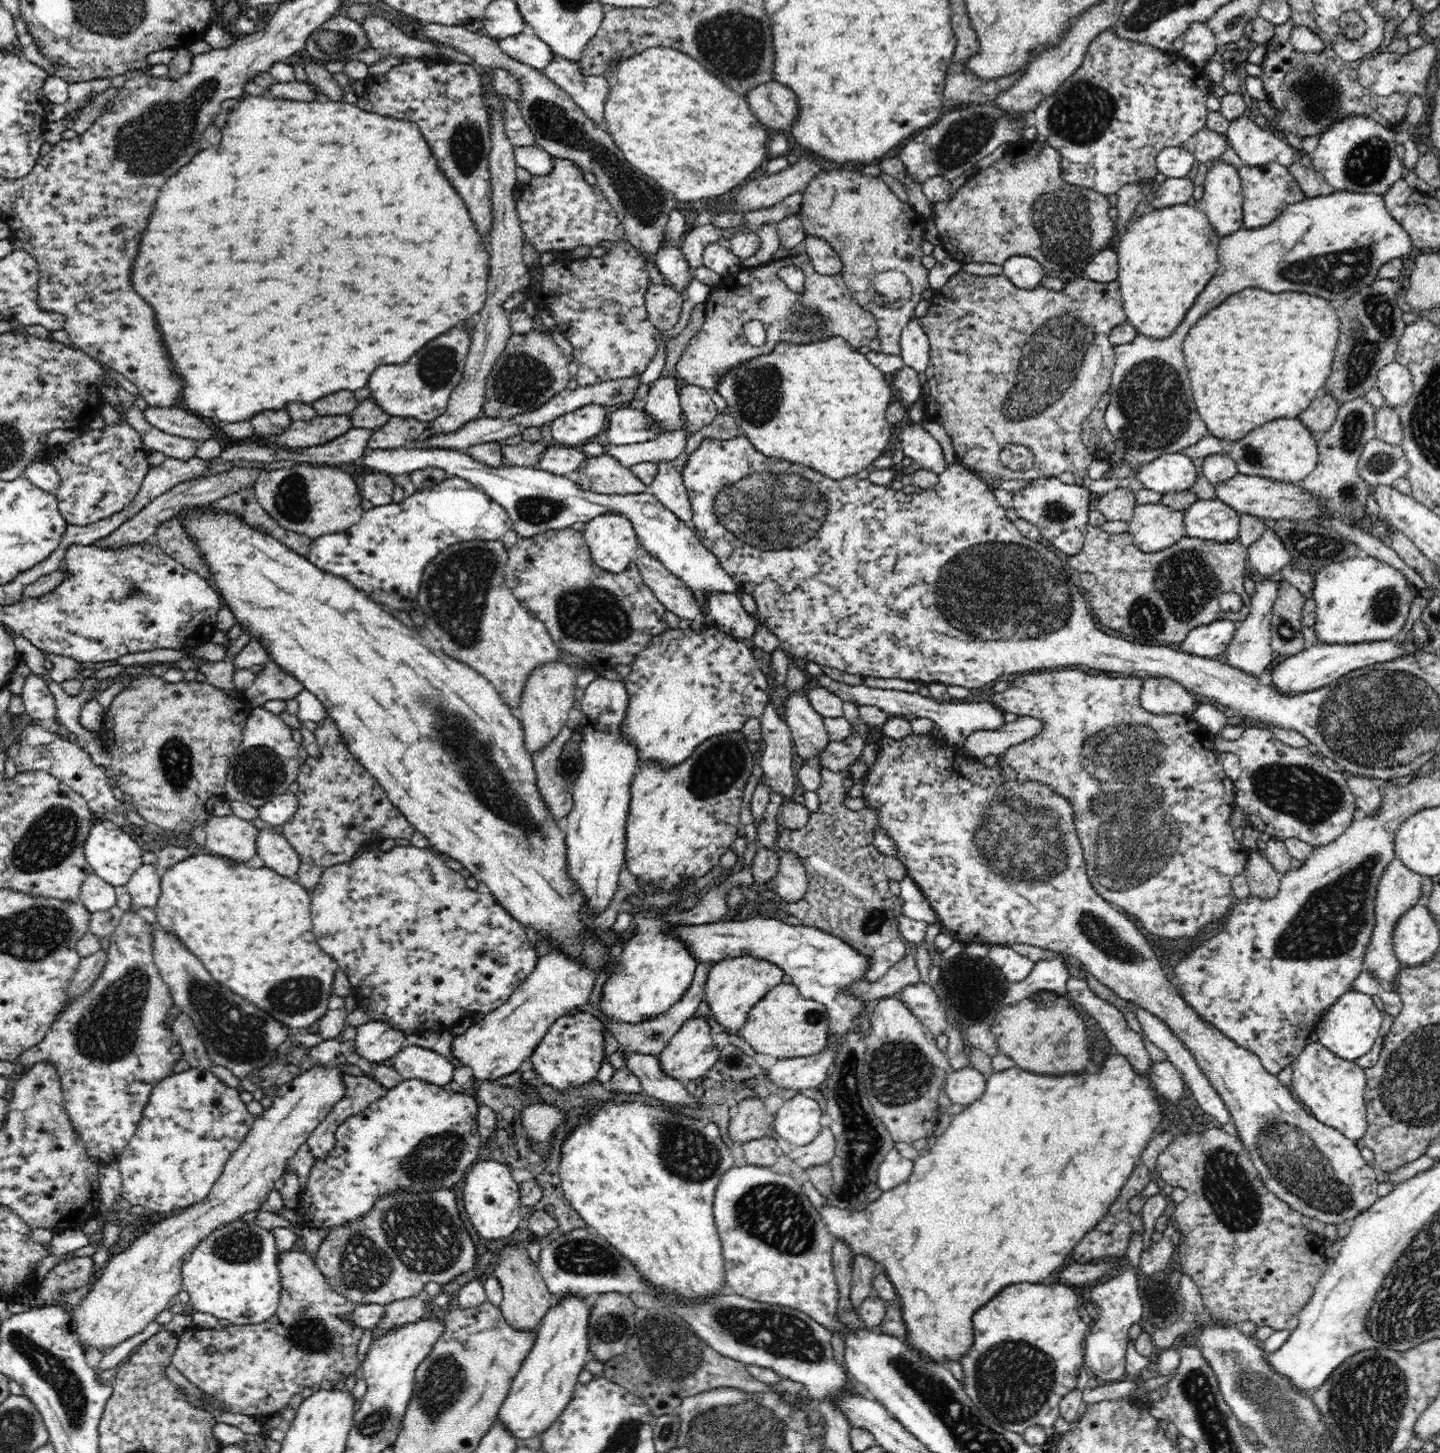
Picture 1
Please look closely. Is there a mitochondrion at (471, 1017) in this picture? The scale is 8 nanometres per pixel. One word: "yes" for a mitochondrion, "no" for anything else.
no

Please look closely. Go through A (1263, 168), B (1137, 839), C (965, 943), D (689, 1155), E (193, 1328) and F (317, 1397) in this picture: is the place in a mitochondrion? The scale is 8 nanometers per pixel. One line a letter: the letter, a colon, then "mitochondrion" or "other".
A: other
B: mitochondrion
C: other
D: mitochondrion
E: other
F: other

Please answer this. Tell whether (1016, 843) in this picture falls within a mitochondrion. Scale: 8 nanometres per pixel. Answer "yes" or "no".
yes

